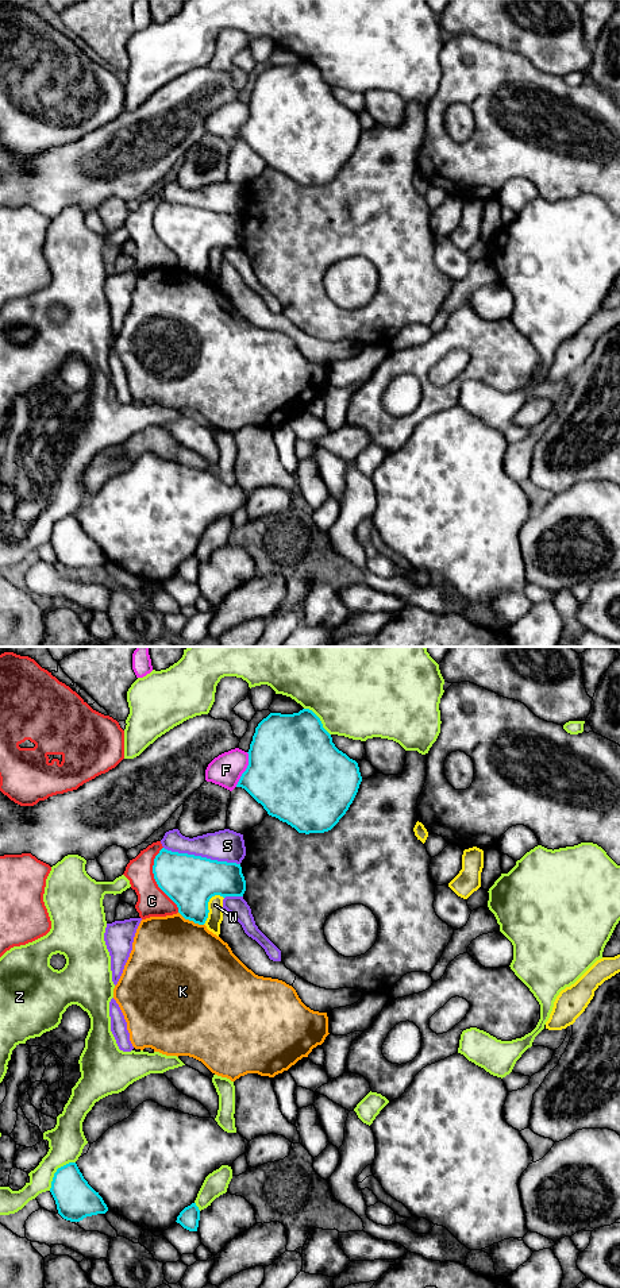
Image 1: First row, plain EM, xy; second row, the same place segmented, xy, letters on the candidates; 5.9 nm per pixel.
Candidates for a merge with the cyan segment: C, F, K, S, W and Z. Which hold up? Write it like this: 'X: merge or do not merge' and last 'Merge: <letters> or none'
C: do not merge
F: do not merge
K: do not merge
S: do not merge
W: do not merge
Z: do not merge
Merge: none

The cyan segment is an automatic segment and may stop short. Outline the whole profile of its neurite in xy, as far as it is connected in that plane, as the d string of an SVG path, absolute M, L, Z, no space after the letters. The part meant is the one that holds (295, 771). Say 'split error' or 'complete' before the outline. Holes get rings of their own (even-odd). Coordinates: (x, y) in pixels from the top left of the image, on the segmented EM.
complete; M309 709L293 714L270 713L255 728L247 753L249 766L236 787L244 788L269 815L299 833L331 830L348 810L362 782L358 763L335 747Z

